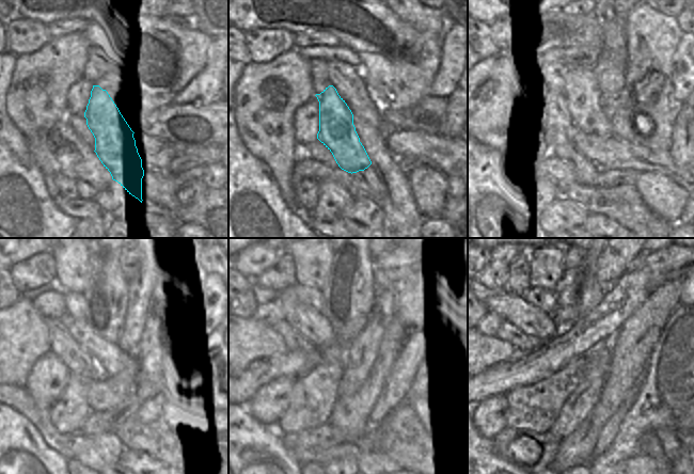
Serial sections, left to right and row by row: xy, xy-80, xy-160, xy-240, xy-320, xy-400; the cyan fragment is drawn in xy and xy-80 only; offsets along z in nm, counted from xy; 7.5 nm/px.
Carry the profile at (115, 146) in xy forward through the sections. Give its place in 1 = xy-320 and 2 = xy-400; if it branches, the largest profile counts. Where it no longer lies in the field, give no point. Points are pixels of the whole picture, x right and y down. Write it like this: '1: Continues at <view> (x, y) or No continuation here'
1: Continues at xy-320 (311, 316)
2: Continues at xy-400 (546, 300).

